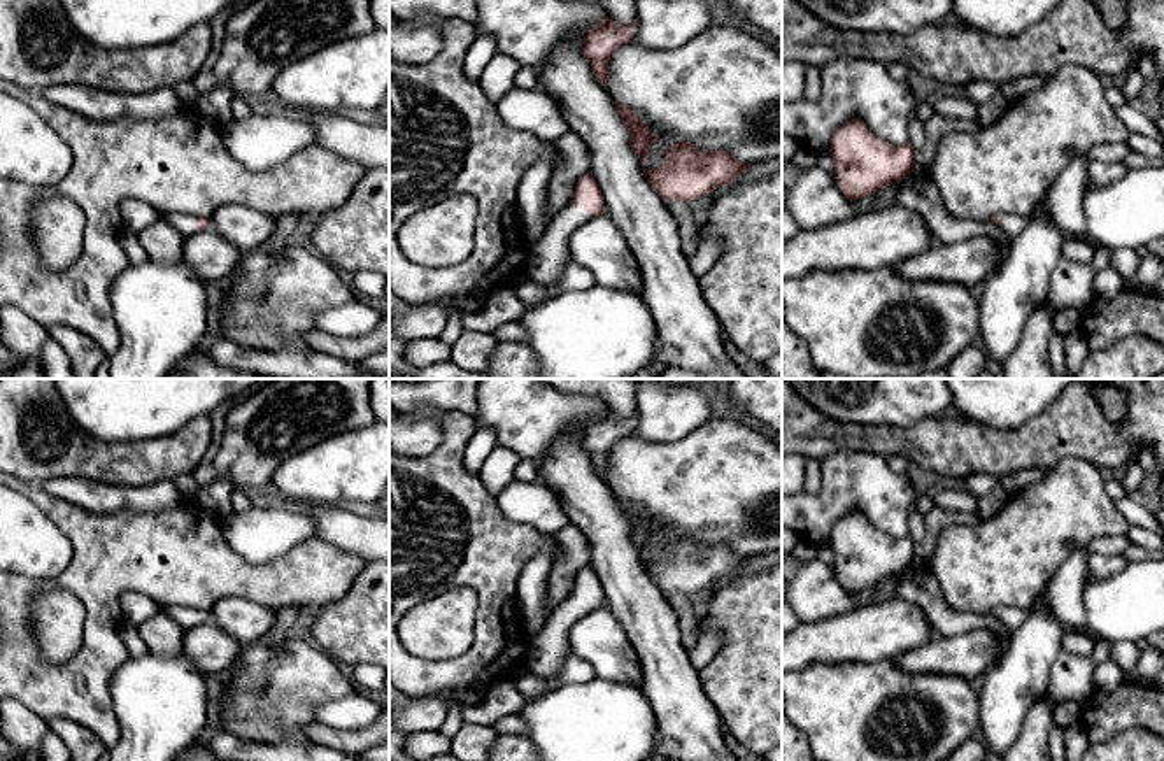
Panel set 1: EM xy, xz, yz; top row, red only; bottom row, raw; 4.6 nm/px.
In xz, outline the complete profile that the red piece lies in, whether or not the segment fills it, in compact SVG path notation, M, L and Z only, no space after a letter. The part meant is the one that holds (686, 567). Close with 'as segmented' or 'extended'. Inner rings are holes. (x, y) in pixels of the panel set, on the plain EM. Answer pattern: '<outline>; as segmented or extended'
M678 535L668 540L657 561L643 561L643 566L664 594L692 596L720 579L736 577L738 568L750 559L728 544L703 545L691 535Z; as segmented

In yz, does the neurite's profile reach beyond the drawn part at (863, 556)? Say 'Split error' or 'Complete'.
Complete

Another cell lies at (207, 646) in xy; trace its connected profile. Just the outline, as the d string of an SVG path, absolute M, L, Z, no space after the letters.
M209 619L182 635L182 652L203 672L223 673L231 670L242 654L244 644L224 633Z

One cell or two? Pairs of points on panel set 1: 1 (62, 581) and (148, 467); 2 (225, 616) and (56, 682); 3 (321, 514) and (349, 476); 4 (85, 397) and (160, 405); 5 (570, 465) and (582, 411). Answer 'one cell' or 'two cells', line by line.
1: two cells
2: two cells
3: two cells
4: one cell
5: two cells

